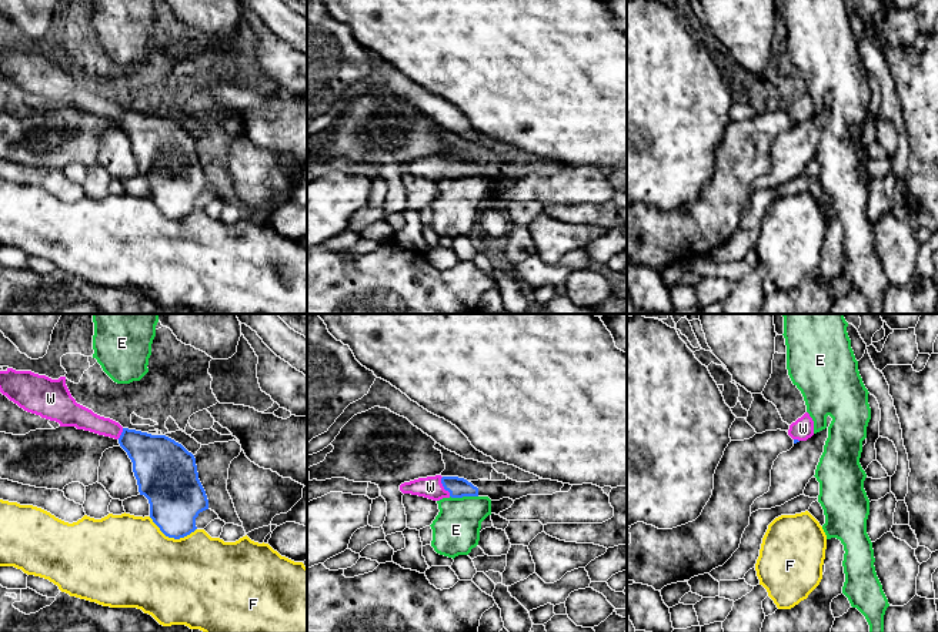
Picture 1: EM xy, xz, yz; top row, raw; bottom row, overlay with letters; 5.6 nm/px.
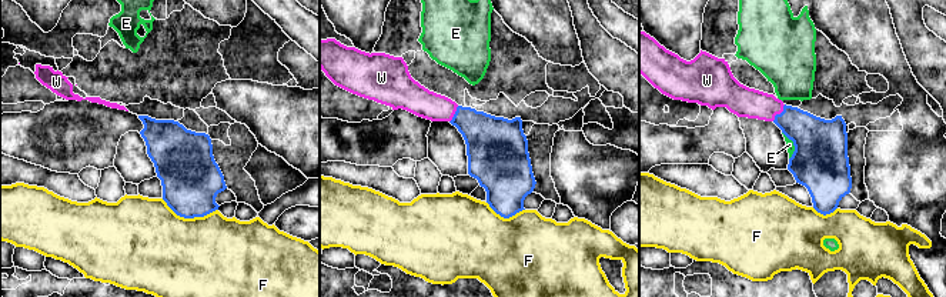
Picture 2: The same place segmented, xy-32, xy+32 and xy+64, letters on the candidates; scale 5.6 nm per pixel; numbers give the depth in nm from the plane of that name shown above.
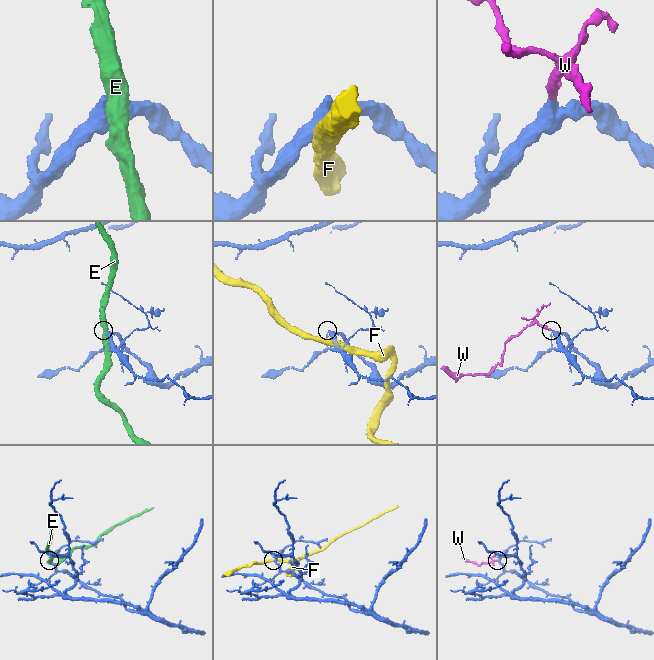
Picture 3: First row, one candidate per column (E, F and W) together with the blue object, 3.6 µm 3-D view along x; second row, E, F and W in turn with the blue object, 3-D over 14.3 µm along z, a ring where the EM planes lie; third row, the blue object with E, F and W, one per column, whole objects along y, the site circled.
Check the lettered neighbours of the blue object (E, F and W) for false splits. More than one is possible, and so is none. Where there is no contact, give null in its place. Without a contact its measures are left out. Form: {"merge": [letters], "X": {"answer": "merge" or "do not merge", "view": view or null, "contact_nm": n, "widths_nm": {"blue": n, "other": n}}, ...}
{"merge": ["W"], "E": {"answer": "do not merge", "view": "xz", "contact_nm": 160, "widths_nm": {"blue": 110, "other": 280}}, "F": {"answer": "do not merge", "view": "xy", "contact_nm": 280, "widths_nm": {"blue": 320, "other": 480}}, "W": {"answer": "merge", "view": "xz", "contact_nm": 120, "widths_nm": {"blue": 110, "other": 120}}}

